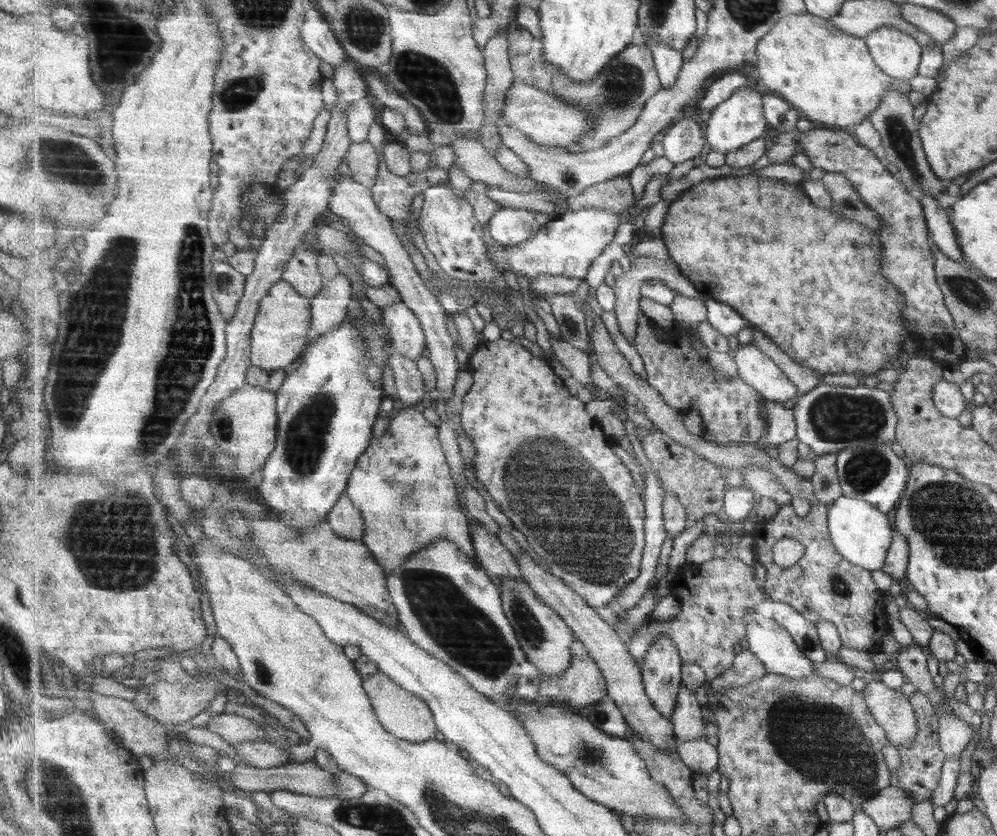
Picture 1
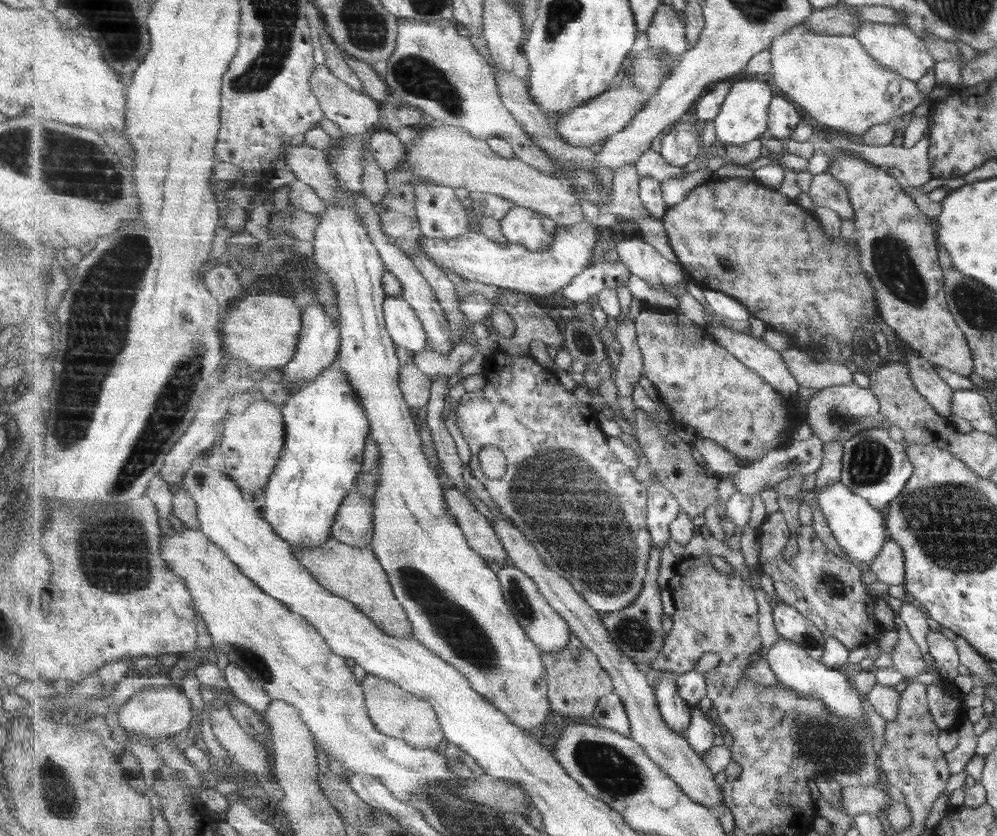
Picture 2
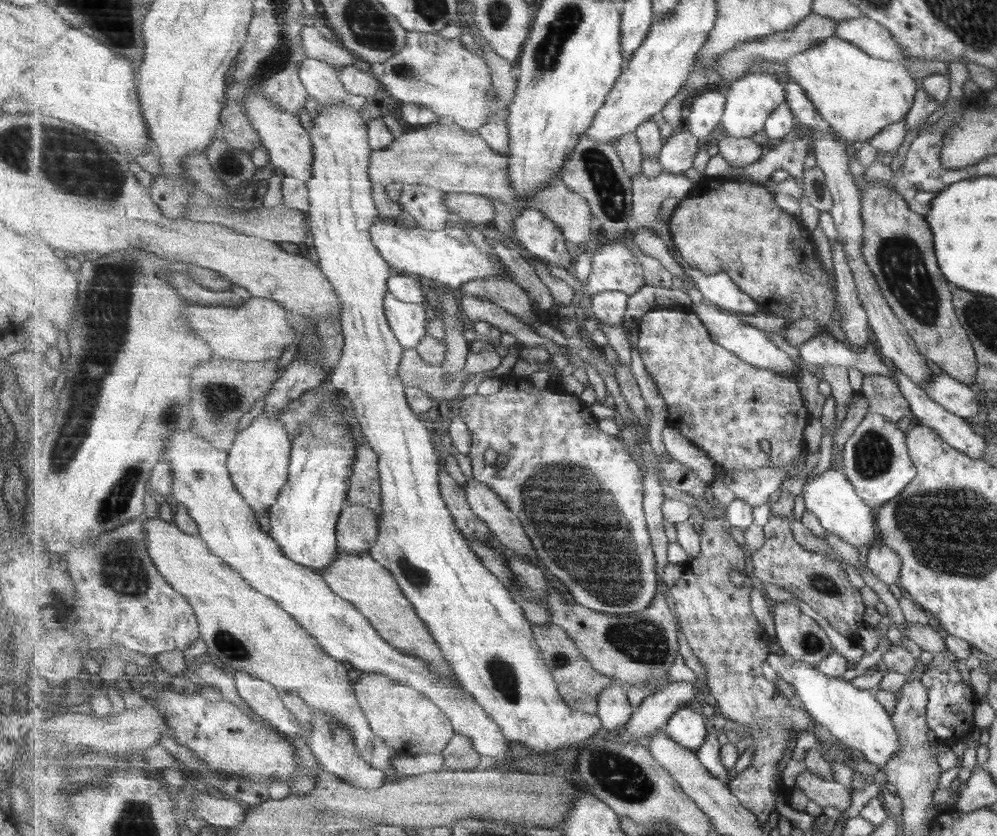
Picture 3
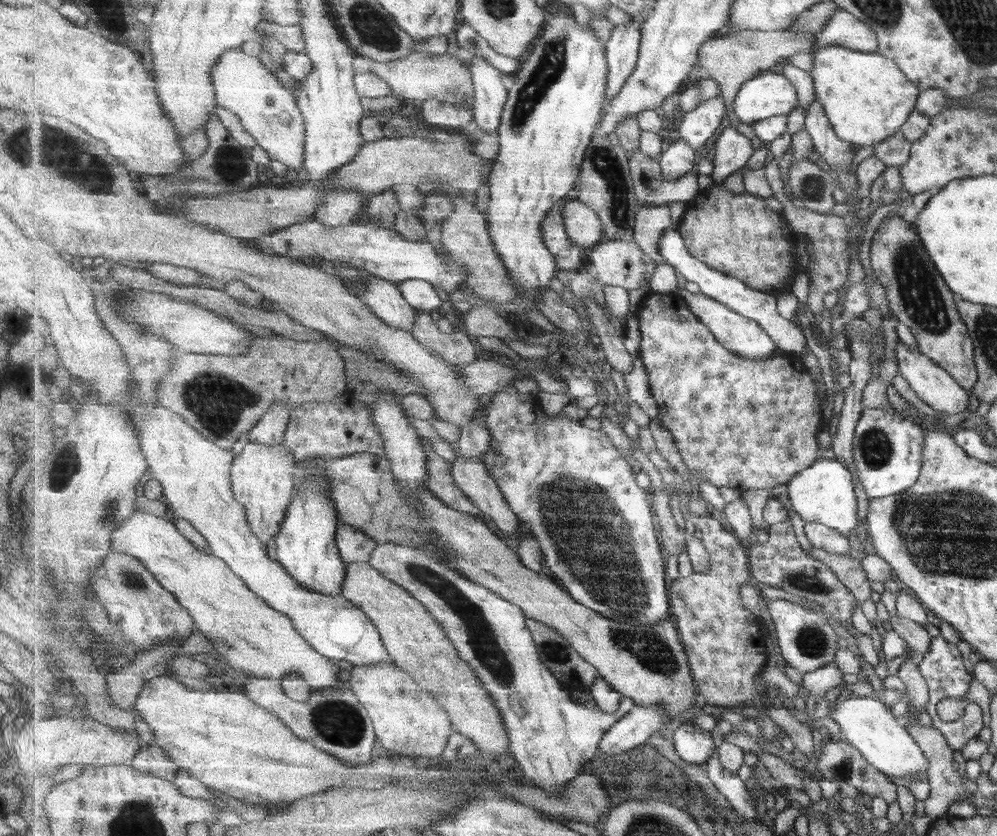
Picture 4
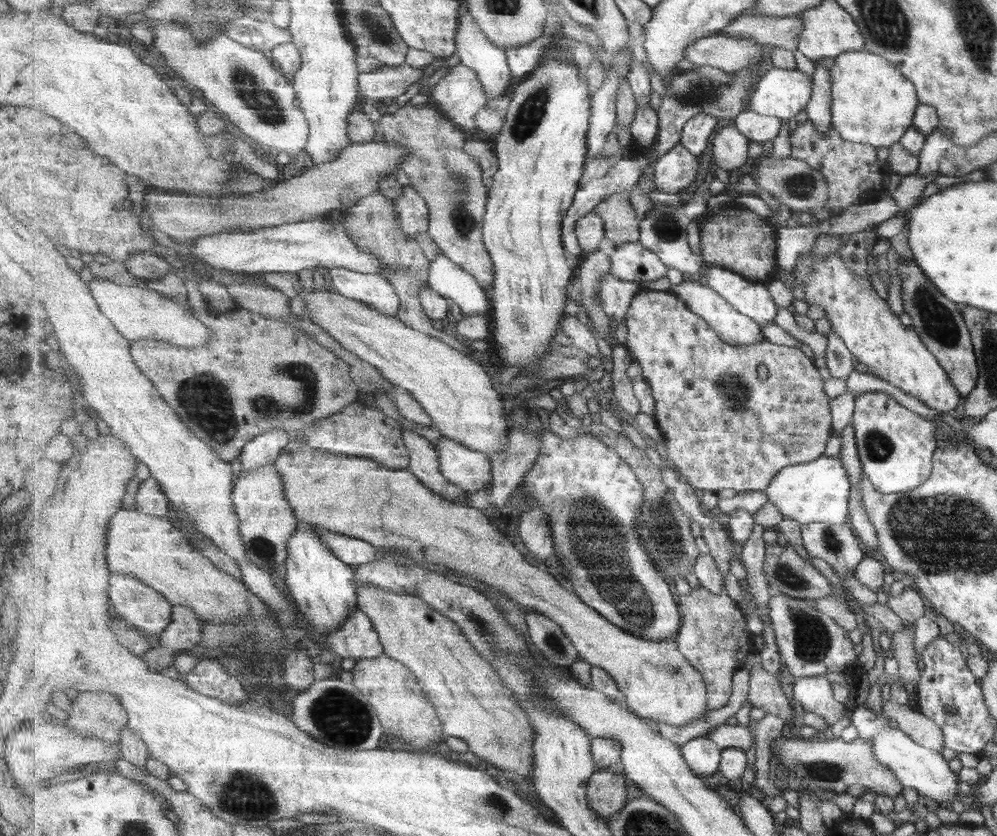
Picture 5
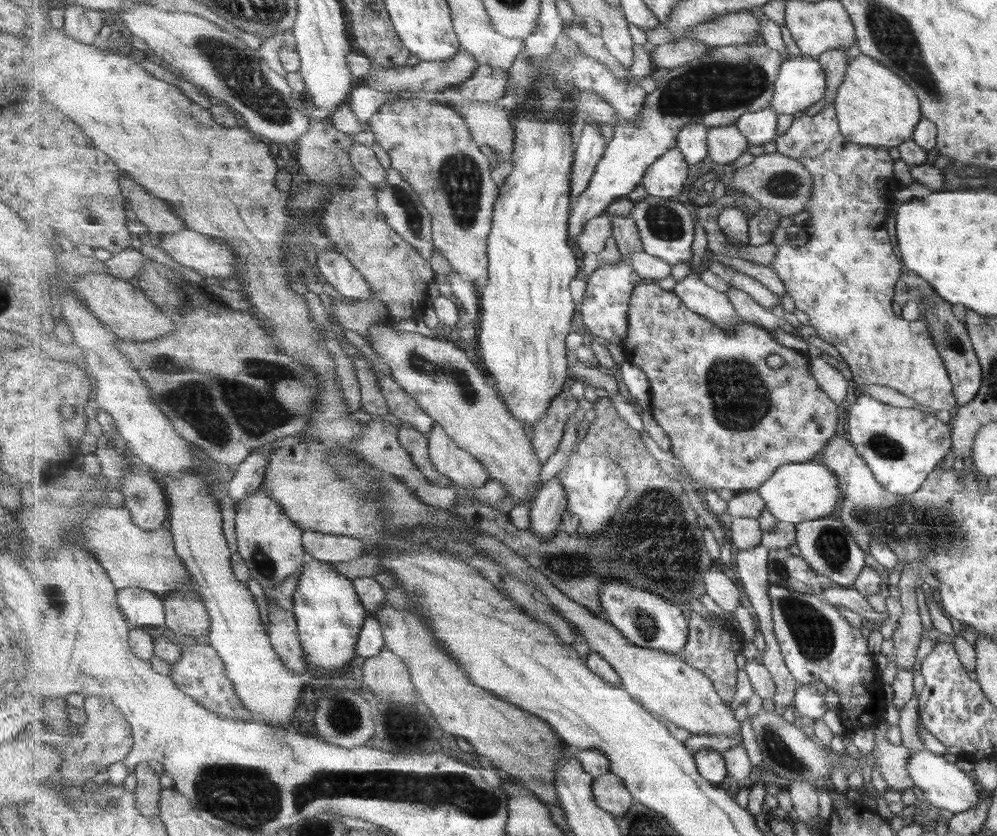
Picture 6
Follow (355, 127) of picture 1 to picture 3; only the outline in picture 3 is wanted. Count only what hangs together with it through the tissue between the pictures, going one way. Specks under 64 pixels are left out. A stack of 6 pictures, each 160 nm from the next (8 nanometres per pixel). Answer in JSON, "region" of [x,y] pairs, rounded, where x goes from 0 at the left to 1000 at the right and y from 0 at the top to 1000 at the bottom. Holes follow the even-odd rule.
{"region":[[[308,68],[301,79],[301,94],[309,111],[315,116],[321,127],[331,128],[346,123],[369,144],[374,138],[365,135],[368,116],[352,112],[341,94],[341,83],[333,77]]]}

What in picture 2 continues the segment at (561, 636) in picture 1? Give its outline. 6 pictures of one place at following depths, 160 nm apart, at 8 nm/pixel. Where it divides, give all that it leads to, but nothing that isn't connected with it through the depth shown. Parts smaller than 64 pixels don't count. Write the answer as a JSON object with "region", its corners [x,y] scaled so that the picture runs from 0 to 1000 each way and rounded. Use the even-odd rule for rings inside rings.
{"region":[[[515,676],[505,678],[497,685],[502,690],[507,718],[518,733],[519,742],[527,752],[531,766],[535,767],[543,780],[565,780],[575,761],[574,752],[566,737],[551,722],[539,697],[528,684]]]}

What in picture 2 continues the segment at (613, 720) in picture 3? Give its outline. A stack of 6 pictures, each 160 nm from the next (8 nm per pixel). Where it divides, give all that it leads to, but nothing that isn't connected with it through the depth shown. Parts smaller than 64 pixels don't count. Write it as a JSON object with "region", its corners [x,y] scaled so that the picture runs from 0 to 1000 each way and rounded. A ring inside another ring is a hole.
{"region":[[[615,827],[605,833],[600,841],[597,853],[594,855],[598,867],[612,871],[627,880],[634,877],[632,861],[630,859],[627,842],[622,833]]]}

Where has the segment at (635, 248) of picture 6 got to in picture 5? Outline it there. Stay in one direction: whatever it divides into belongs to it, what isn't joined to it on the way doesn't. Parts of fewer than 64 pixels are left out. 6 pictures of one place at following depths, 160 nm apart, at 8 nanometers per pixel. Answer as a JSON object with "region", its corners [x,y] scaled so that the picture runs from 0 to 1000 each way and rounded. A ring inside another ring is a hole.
{"region":[[[617,231],[597,250],[607,270],[607,282],[617,294],[642,291],[642,263],[631,238],[633,231]]]}

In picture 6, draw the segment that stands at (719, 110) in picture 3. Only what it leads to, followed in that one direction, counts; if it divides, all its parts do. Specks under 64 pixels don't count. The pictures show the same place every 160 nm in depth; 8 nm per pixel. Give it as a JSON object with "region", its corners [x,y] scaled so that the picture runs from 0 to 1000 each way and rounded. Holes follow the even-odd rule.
{"region":[[[703,142],[685,152],[680,163],[680,178],[687,184],[691,197],[699,197],[710,187],[710,156],[712,152]]]}

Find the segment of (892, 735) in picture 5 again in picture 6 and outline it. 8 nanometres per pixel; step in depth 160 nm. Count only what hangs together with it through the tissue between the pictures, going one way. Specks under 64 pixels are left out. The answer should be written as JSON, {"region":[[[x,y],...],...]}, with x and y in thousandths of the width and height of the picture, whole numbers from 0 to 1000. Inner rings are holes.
{"region":[[[929,895],[924,898],[913,897],[909,920],[916,941],[922,943],[925,947],[930,968],[933,970],[937,971],[946,967],[954,972],[962,972],[976,967],[981,961],[982,952],[976,943],[976,935],[956,913],[946,908],[945,903],[932,900]]]}

